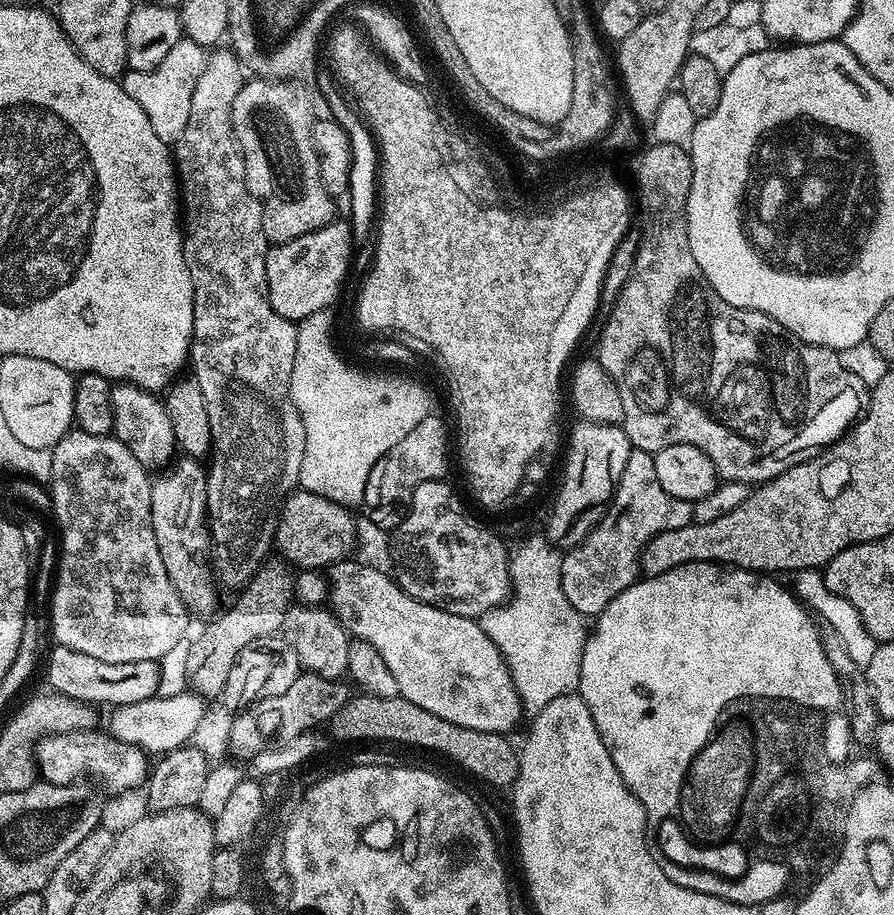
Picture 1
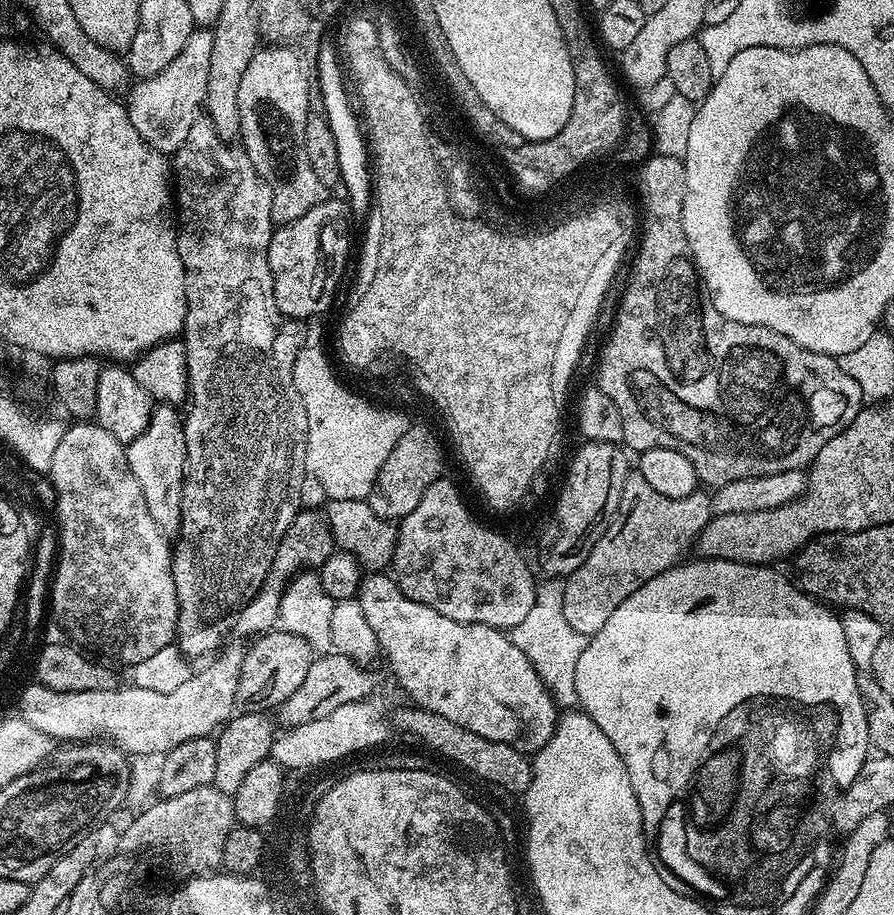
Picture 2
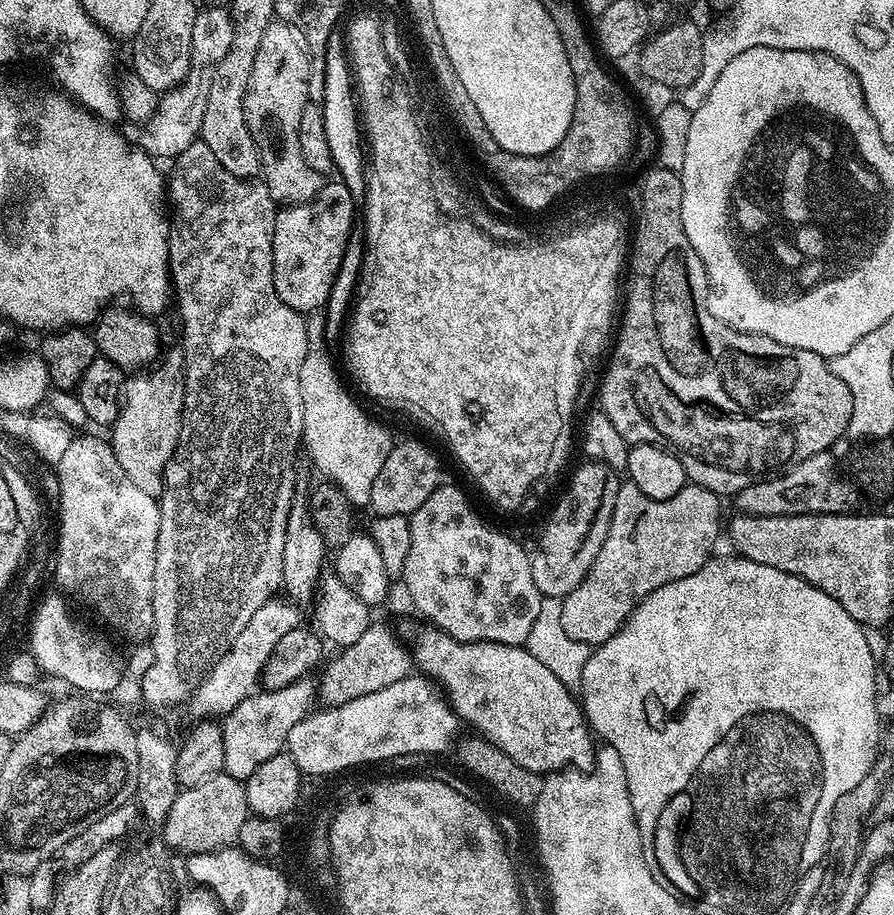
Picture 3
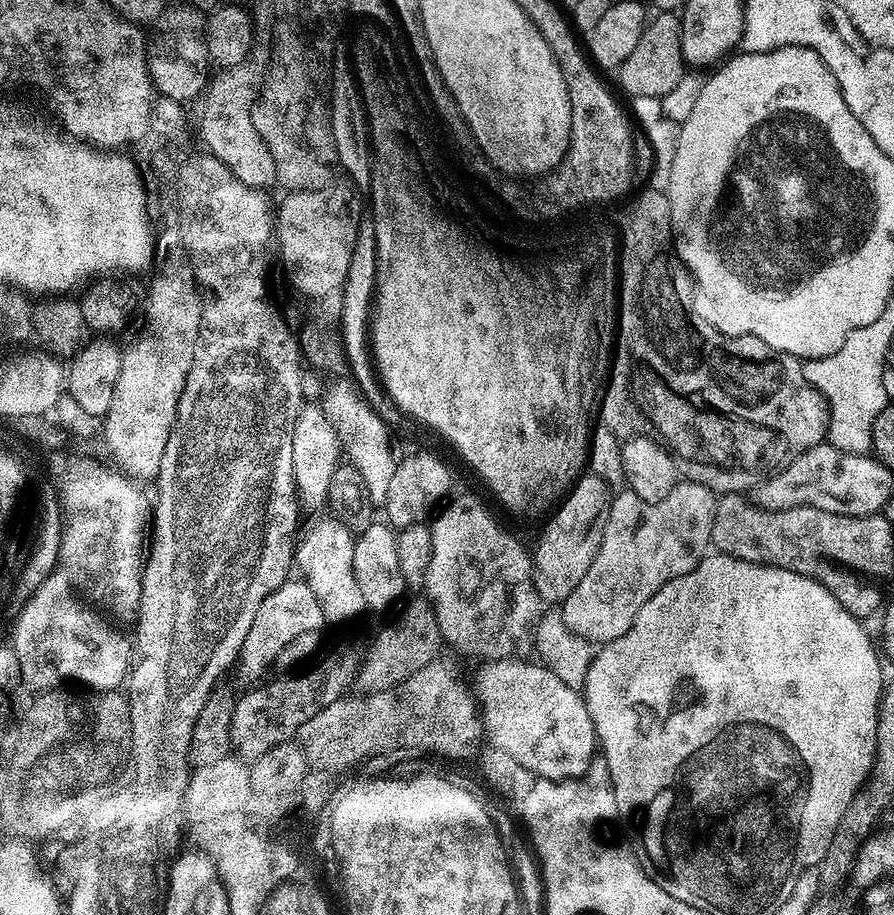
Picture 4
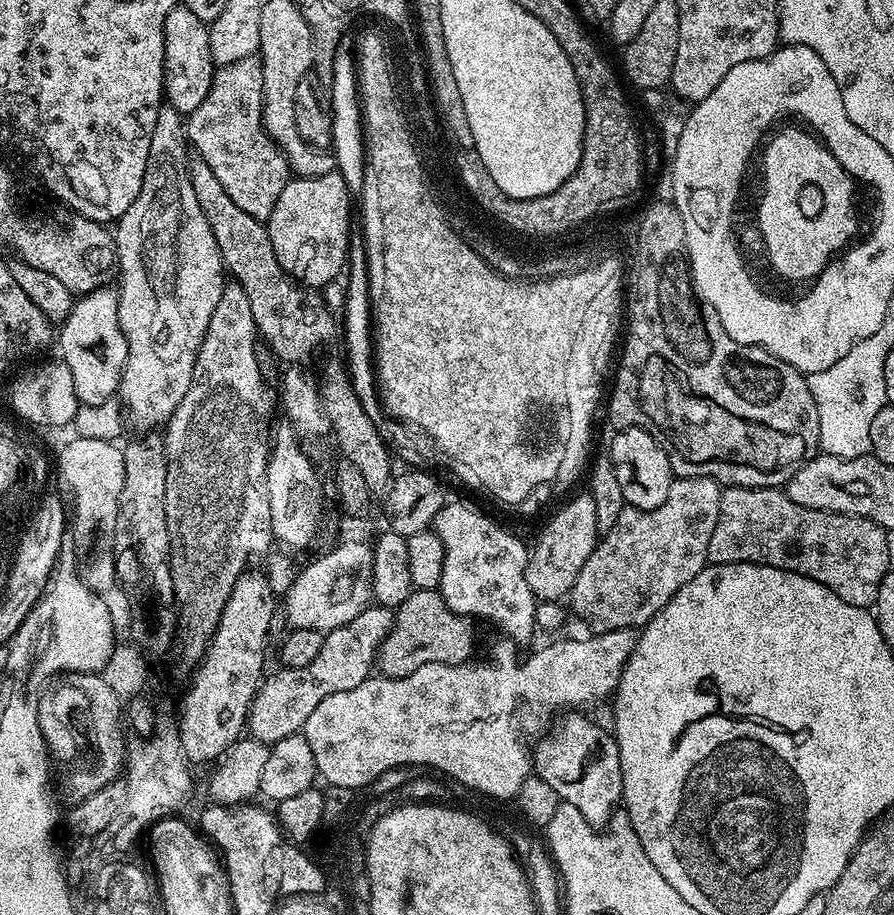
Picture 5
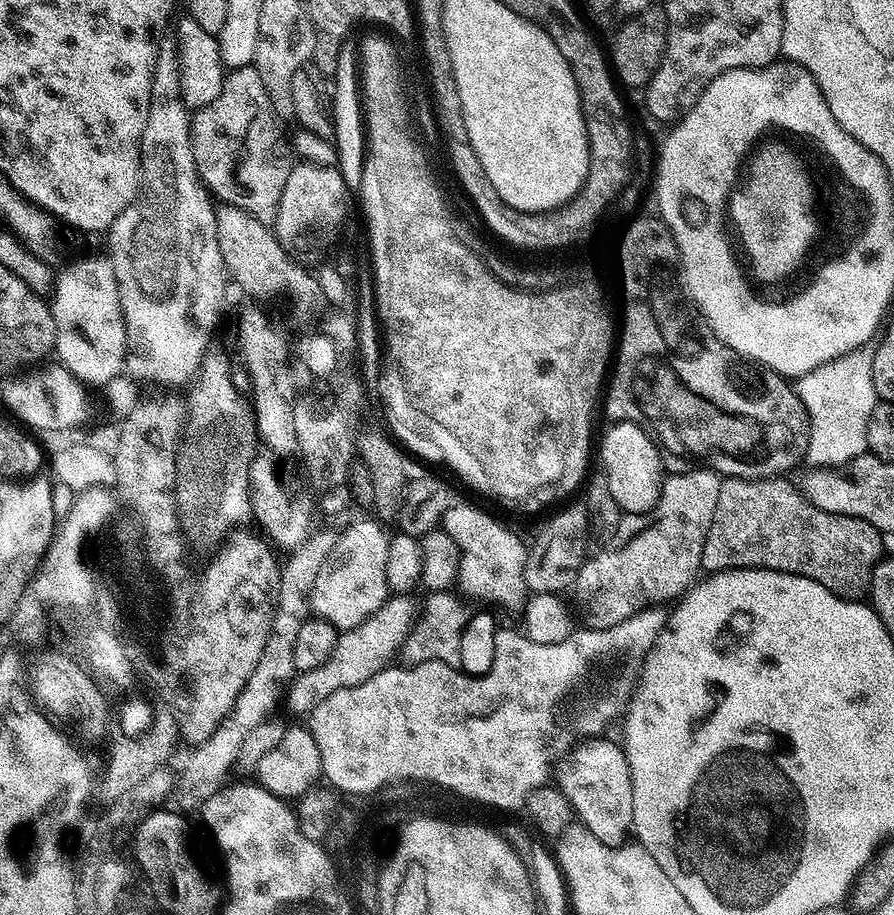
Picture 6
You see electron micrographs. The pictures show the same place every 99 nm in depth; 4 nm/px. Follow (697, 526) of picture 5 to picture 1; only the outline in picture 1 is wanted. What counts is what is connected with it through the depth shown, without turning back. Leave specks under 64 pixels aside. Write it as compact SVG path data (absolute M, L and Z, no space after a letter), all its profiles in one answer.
M632 451L626 458L626 470L612 495L606 511L596 527L581 539L576 548L563 553L562 590L581 616L599 616L622 590L636 583L642 572L642 557L649 542L666 530L678 530L693 523L693 501L674 498L662 490L658 474L654 470L654 455L650 452Z

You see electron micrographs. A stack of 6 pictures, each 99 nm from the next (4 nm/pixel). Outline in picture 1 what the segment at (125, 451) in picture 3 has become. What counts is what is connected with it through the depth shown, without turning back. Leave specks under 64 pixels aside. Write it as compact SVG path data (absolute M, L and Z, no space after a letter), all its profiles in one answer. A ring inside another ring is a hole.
M180 458L169 476L155 477L152 480L150 494L154 538L158 542L158 554L162 554L162 566L166 566L166 574L170 574L174 590L178 590L182 602L193 613L204 612L212 604L214 576L209 568L210 536L206 531L207 485L208 473L205 465L196 458ZM196 488L202 492L202 500Z

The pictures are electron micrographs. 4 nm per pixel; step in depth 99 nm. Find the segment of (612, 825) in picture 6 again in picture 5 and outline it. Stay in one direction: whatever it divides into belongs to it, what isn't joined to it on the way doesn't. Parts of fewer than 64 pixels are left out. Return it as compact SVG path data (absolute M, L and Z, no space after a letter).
M568 714L564 718L552 736L542 737L537 744L535 741L531 753L535 775L548 783L563 803L578 809L588 824L607 825L612 807L621 803L624 791L616 737L609 729L607 732L594 721L587 720L584 714Z

